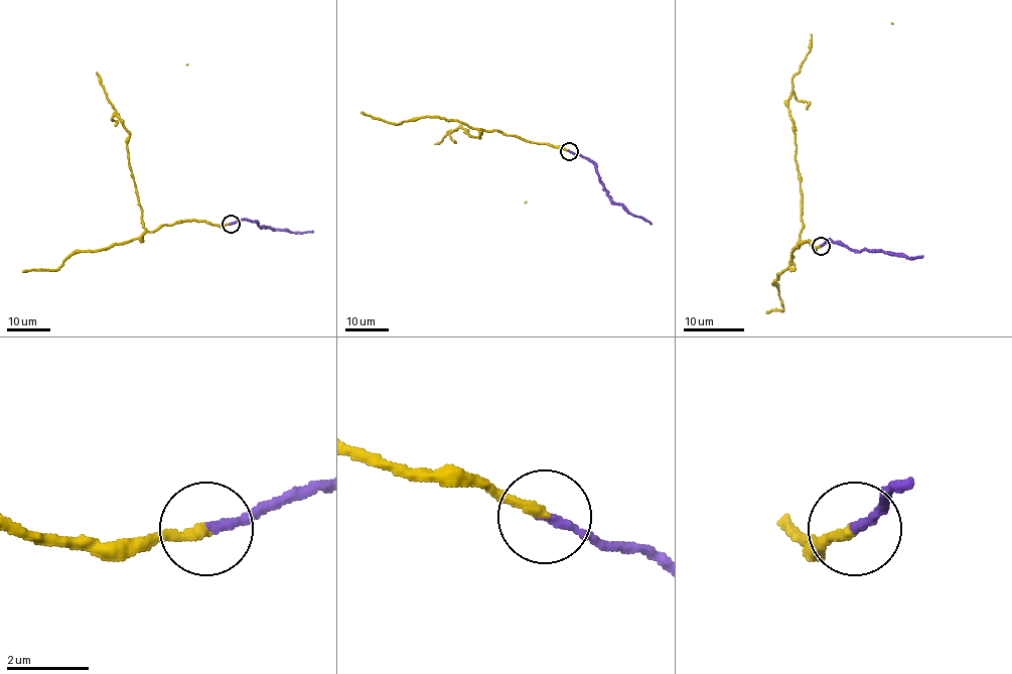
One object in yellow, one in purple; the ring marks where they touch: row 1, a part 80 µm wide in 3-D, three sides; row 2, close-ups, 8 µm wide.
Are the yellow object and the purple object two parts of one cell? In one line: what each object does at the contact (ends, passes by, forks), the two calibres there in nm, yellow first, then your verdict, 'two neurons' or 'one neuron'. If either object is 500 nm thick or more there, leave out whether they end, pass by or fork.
yellow ends; purple ends; calibres 240 and 220 nm; one neuron

